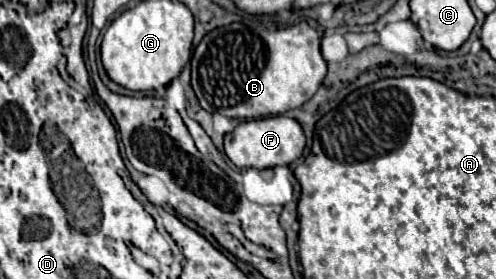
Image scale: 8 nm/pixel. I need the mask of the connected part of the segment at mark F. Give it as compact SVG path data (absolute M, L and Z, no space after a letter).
M269 116L269 118L259 118L259 120L245 120L245 122L239 122L233 132L225 134L225 154L237 168L263 170L263 168L275 168L275 166L289 166L303 154L303 148L305 148L303 128L297 120L289 116Z

